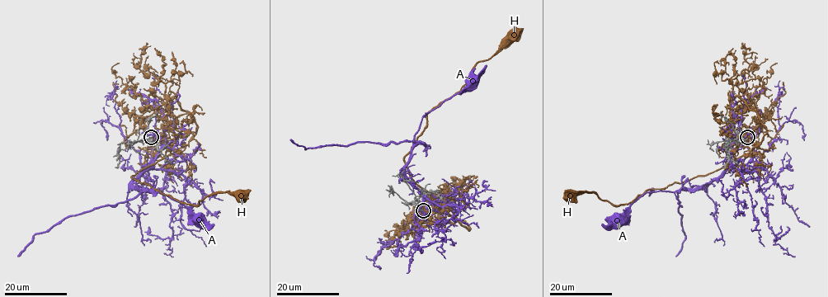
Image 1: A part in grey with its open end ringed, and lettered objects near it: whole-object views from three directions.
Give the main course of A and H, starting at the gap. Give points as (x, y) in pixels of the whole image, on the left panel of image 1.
A: (152, 137), (153, 133), (161, 149), (133, 185), (142, 191), (162, 192), (180, 202), (198, 220)
H: (152, 138), (170, 130), (167, 125), (158, 138), (172, 153), (131, 177), (186, 204), (227, 192), (243, 197)

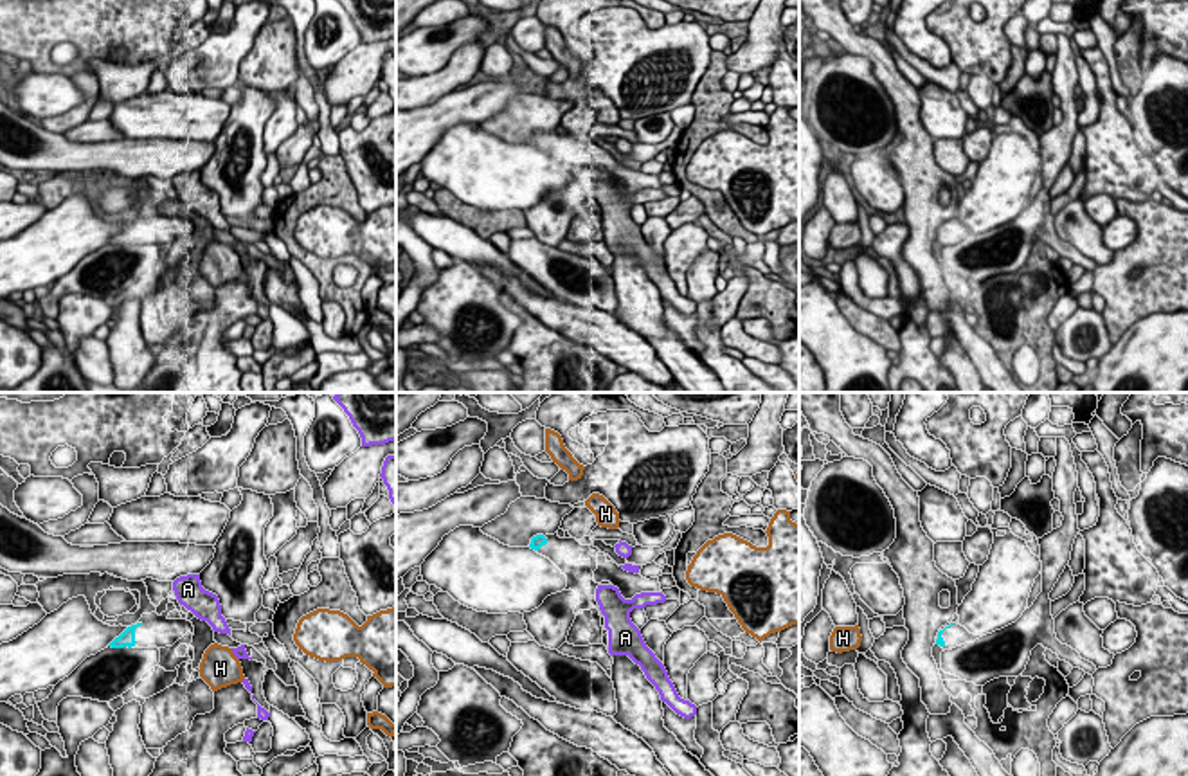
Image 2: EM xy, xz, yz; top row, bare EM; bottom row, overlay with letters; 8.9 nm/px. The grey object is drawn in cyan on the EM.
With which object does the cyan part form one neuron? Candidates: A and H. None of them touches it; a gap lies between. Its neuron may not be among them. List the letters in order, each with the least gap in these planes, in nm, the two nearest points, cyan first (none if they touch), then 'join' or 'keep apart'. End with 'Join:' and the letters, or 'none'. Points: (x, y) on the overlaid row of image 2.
A: 380 nm | xy (141, 623), (179, 602) | keep apart
H: 460 nm | xz (546, 539), (585, 505) | keep apart
Join: none

